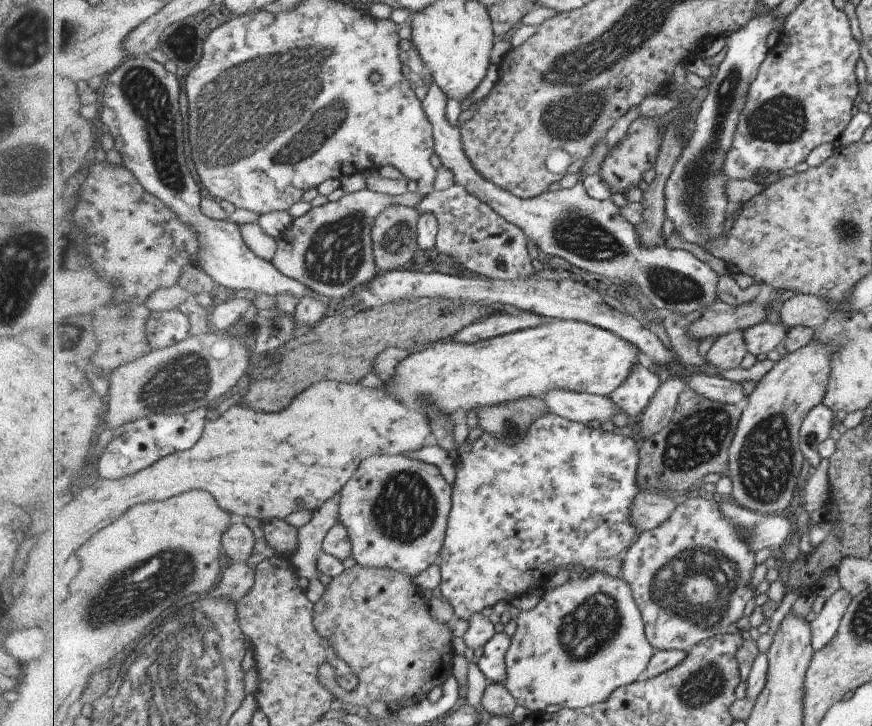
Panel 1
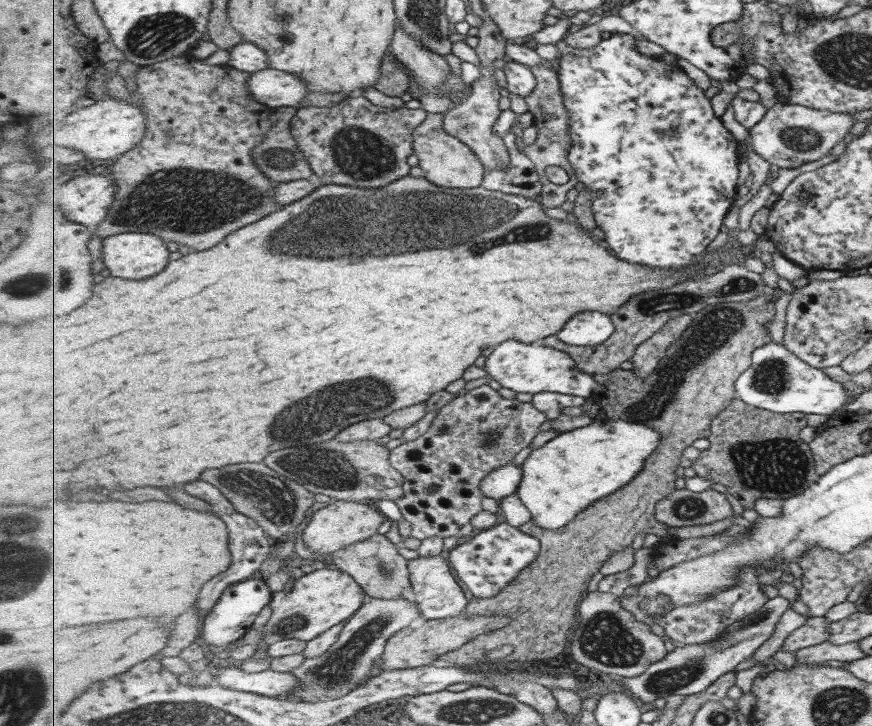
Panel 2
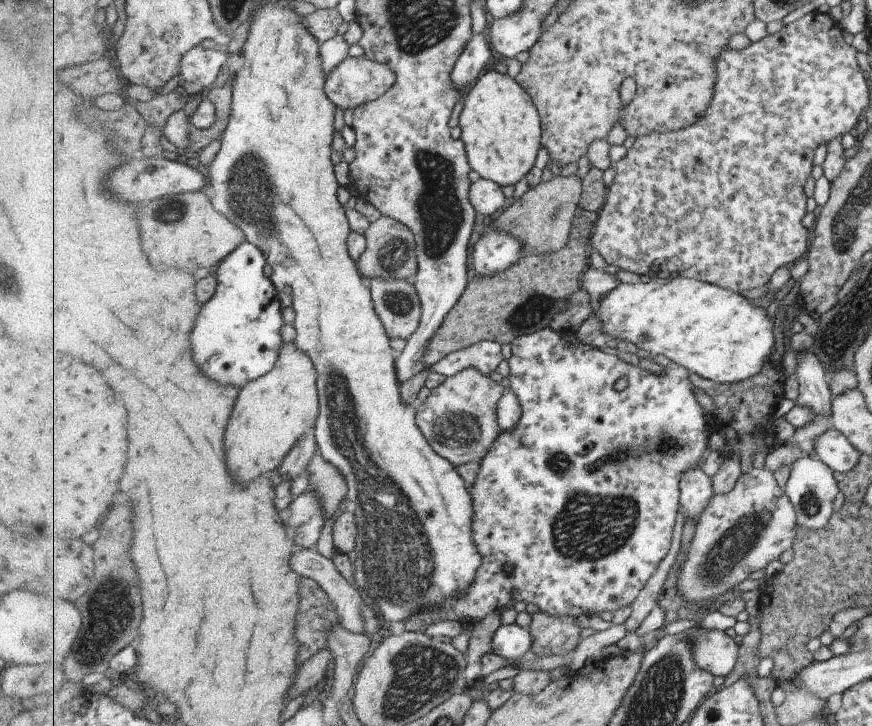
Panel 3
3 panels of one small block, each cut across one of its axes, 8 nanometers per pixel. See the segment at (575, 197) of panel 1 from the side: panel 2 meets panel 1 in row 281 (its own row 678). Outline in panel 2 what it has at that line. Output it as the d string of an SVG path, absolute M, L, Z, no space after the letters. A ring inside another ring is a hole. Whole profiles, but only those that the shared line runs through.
M777 595L757 612L735 622L723 639L699 645L677 645L673 652L660 662L652 664L641 676L615 678L616 680L613 681L622 679L620 685L623 690L627 690L631 697L643 703L655 703L658 699L669 698L673 695L685 695L685 697L699 695L717 682L721 676L736 669L741 662L748 660L755 654L755 650L759 650L765 644L777 630L777 624L782 620L783 614L789 610L791 603L787 598Z

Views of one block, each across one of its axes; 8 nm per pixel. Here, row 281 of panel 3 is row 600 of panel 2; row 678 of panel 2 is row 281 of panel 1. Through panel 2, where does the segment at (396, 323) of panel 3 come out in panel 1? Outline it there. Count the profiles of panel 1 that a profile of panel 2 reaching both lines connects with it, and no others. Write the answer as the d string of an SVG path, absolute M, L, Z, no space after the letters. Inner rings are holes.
M364 189L310 210L282 234L272 263L285 275L331 301L341 302L361 284L371 284L380 272L374 258L375 220L393 204L417 209L427 192L407 192L401 196L379 194Z

